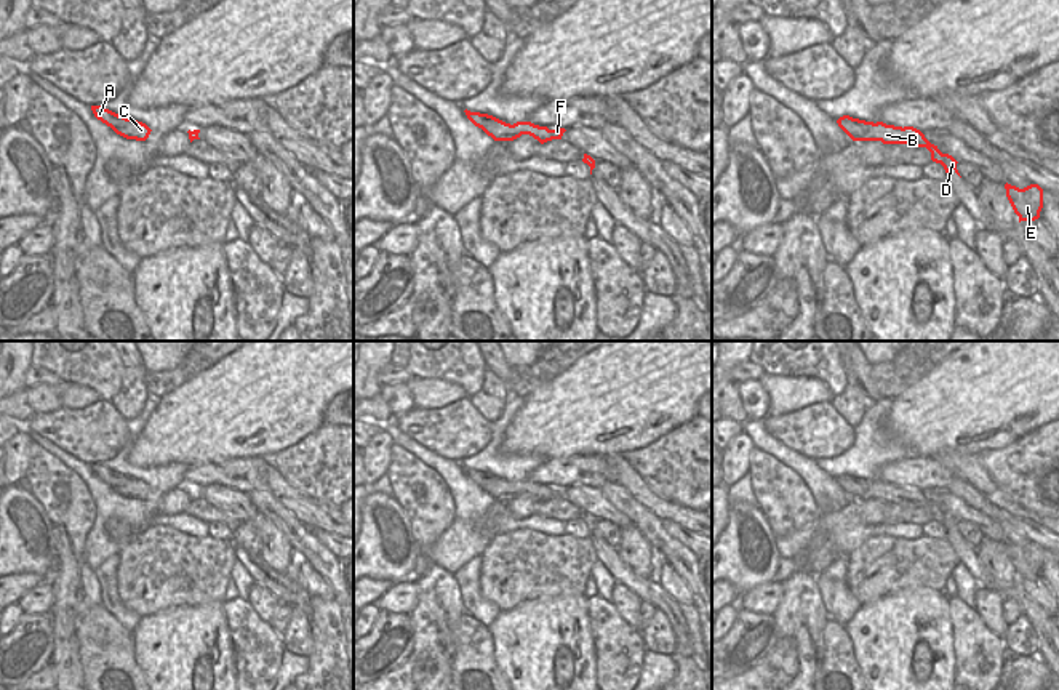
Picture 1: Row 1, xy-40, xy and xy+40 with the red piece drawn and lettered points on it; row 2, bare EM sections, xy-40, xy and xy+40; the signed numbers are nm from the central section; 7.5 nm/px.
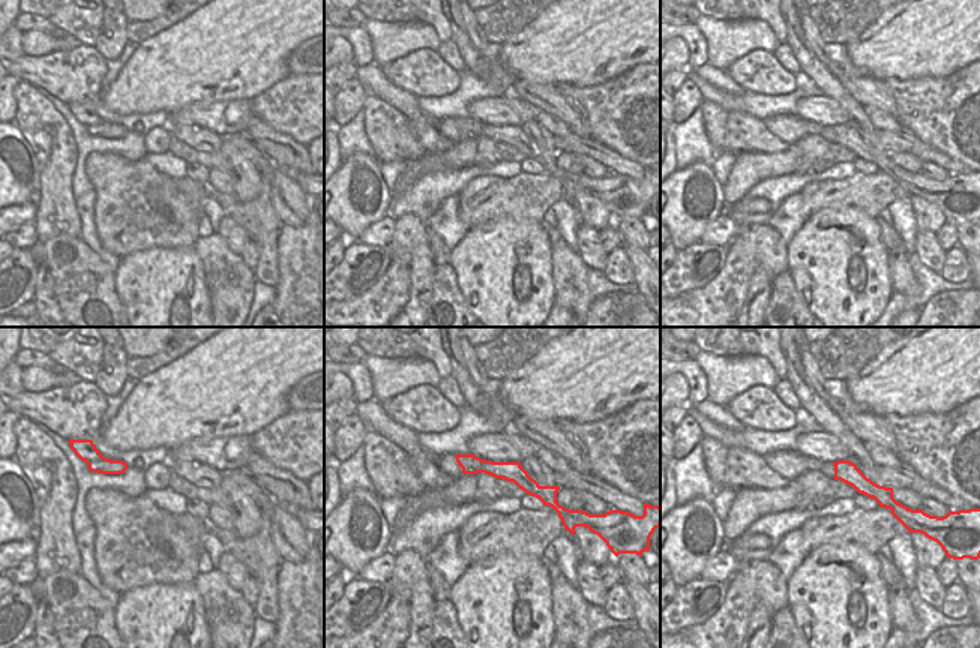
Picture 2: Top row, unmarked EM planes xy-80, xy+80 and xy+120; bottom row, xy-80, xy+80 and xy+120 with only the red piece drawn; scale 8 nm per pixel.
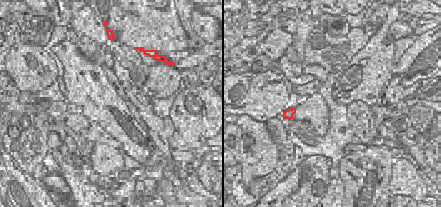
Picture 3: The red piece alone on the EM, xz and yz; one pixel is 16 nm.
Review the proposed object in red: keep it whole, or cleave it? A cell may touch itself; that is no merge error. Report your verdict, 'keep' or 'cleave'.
cleave

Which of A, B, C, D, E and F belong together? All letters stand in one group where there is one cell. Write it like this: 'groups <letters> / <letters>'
groups A / B C D E F

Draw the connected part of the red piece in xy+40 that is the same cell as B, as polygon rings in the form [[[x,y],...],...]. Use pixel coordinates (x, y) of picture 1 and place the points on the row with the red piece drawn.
[[[877,122],[873,125],[862,126],[864,134],[861,138],[851,138],[853,141],[881,141],[883,144],[913,144],[917,147],[926,147],[931,152],[931,160],[941,163],[949,173],[953,170],[958,176],[957,160],[949,155],[942,154],[937,146],[931,144],[925,134],[913,128],[913,126],[894,126],[886,125],[883,122]]]

